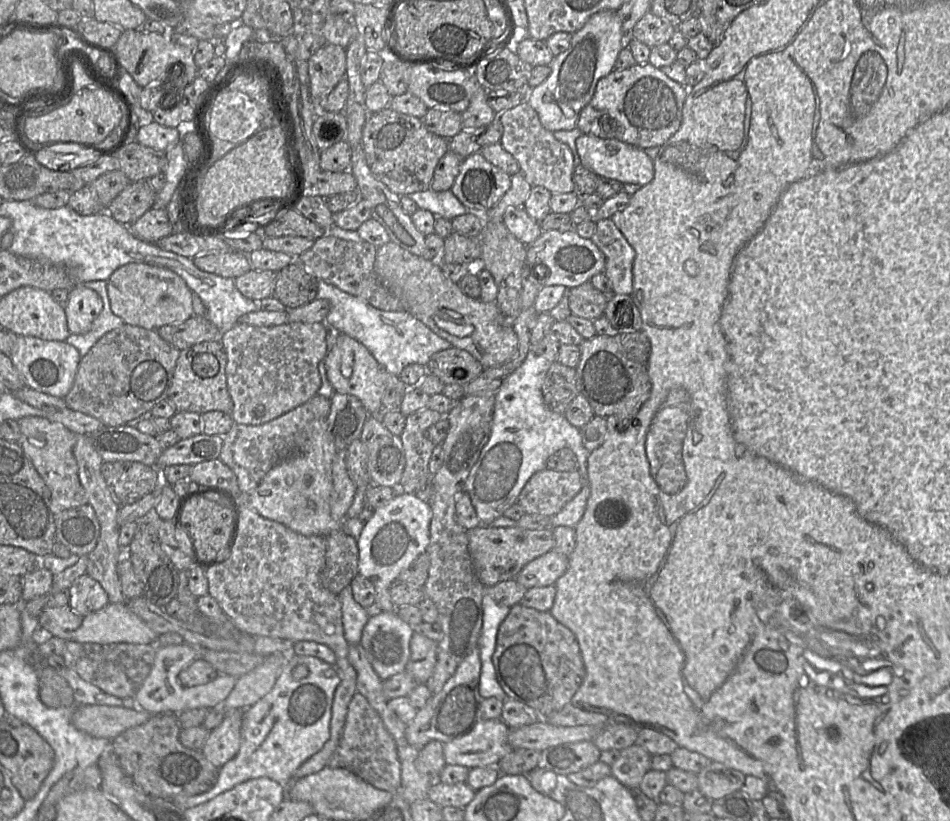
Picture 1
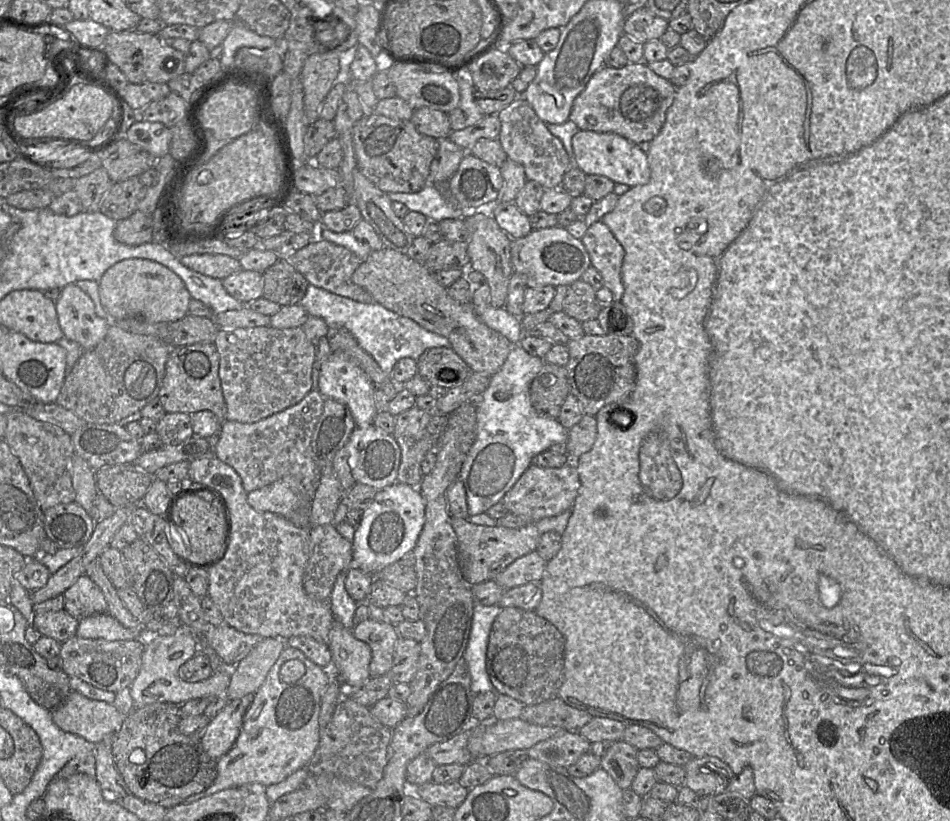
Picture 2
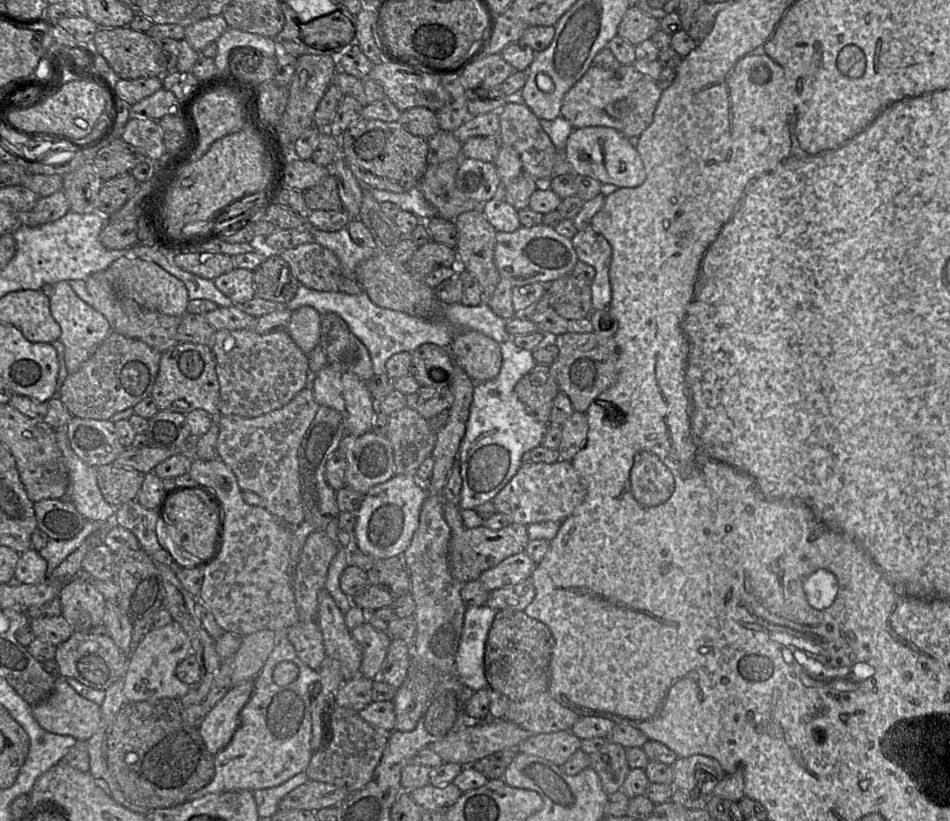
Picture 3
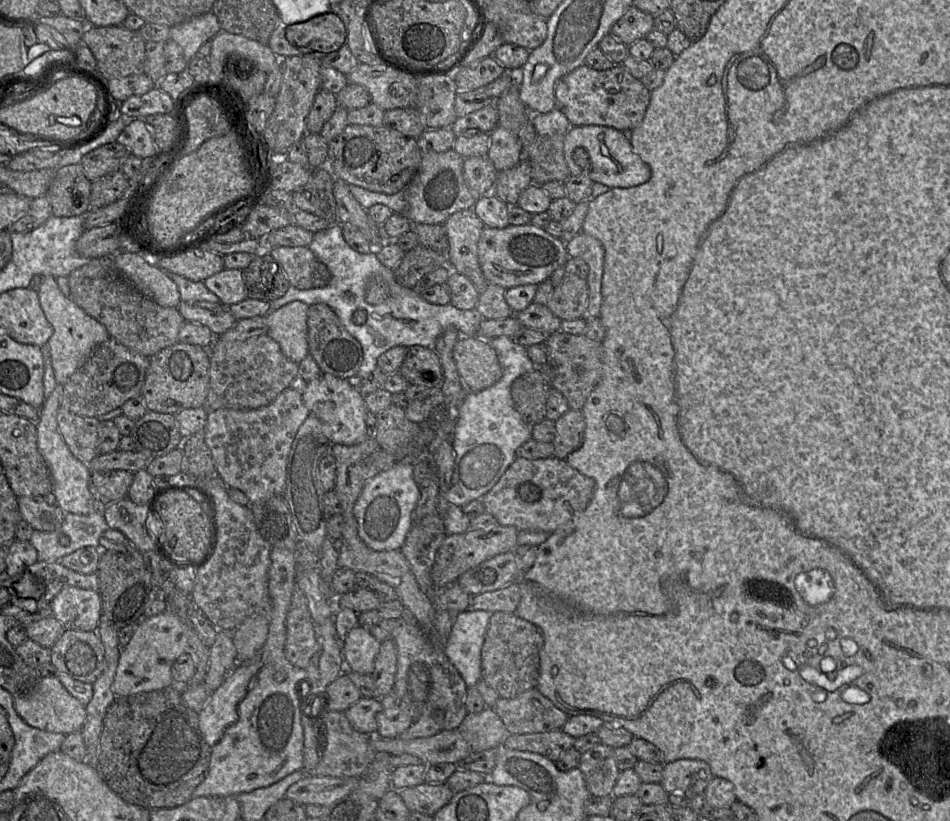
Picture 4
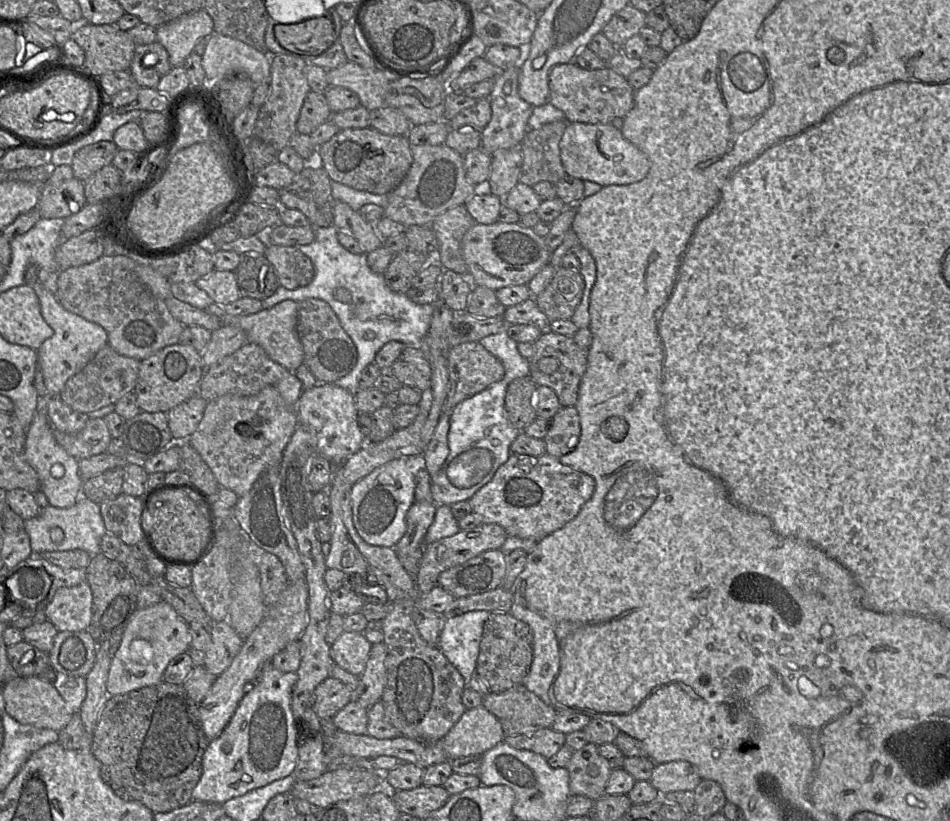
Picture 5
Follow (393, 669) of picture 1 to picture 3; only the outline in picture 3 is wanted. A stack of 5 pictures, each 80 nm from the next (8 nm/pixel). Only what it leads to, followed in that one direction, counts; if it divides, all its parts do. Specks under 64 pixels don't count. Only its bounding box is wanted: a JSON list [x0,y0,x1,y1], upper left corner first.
[351,623,392,680]

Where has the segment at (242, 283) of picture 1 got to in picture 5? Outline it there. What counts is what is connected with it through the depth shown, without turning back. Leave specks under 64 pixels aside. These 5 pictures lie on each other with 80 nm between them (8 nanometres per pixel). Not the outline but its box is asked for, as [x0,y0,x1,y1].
[195,271,241,306]

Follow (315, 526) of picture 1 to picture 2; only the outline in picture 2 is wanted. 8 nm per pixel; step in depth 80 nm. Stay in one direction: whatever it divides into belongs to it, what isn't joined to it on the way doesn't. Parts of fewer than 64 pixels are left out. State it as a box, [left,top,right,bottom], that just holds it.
[247,476,315,528]

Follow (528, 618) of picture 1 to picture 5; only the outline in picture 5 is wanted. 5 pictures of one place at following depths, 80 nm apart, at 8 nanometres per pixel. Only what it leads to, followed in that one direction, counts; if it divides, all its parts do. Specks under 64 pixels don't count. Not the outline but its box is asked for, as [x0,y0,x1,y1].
[476,612,533,693]

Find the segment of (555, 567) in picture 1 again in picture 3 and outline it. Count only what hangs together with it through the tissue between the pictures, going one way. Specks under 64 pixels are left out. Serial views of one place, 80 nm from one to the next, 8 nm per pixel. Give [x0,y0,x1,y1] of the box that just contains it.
[478,553,537,591]

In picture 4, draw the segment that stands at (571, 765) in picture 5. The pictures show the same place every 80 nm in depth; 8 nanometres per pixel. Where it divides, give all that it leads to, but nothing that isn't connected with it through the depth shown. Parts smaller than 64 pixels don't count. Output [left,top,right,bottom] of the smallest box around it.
[577,743,620,797]

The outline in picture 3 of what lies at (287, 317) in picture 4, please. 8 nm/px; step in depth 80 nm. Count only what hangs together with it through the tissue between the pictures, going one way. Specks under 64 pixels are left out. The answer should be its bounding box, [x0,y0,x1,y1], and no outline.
[287,306,320,355]

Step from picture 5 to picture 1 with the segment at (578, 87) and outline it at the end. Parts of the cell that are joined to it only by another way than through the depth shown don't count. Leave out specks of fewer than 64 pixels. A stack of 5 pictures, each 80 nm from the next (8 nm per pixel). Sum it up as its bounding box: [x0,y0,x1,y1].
[577,62,687,149]

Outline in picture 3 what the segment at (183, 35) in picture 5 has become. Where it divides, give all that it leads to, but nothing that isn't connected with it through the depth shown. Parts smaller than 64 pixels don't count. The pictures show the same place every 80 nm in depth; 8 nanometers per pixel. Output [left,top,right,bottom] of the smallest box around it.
[184,15,229,52]

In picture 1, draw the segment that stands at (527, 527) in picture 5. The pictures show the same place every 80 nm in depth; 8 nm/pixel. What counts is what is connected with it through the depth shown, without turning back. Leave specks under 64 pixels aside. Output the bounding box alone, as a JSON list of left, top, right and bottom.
[517,469,582,517]

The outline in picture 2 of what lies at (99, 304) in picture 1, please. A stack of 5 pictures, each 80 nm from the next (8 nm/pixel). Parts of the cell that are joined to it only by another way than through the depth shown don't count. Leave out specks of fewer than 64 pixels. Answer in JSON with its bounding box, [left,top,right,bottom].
[55,284,111,351]

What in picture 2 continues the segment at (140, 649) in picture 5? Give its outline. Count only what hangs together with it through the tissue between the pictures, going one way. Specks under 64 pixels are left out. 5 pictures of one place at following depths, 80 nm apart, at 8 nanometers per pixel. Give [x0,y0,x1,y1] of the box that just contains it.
[129,626,234,708]

